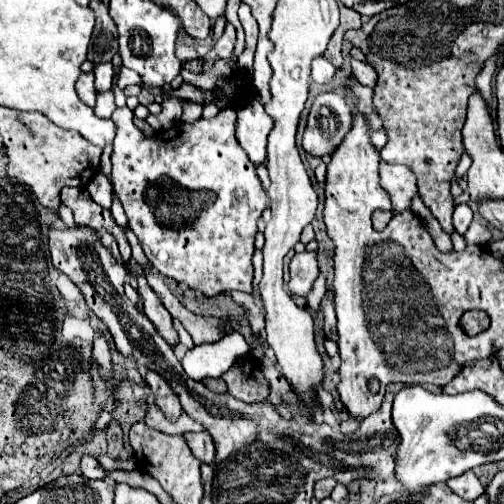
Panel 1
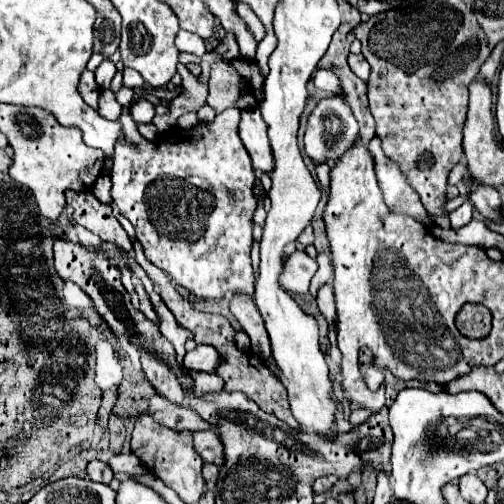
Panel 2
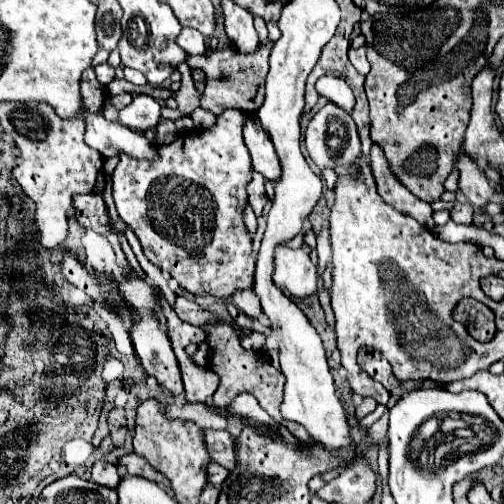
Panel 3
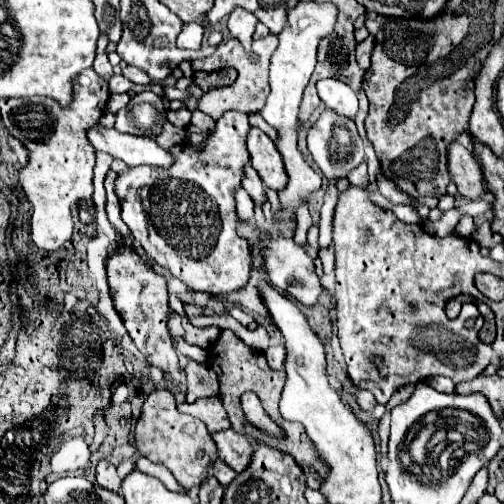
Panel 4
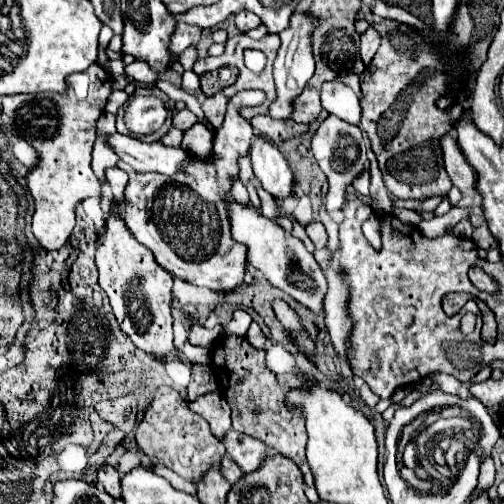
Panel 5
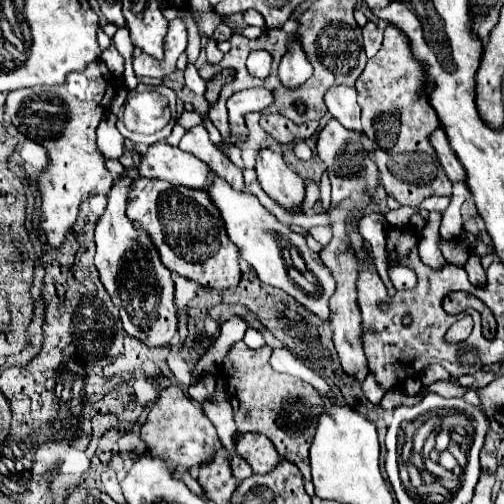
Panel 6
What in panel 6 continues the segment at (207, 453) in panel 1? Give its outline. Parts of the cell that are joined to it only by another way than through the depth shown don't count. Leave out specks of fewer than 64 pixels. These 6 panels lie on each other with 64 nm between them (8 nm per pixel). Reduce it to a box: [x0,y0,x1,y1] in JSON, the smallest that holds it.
[238,434,282,474]

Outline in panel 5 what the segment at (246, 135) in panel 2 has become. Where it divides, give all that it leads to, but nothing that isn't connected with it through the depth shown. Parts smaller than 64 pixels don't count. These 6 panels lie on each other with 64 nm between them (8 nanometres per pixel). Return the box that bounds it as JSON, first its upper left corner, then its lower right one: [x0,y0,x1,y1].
[250,136,294,198]

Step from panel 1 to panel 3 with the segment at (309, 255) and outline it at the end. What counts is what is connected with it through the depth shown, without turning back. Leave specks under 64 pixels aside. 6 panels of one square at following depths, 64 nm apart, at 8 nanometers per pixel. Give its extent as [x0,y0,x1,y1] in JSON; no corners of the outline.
[272,244,316,298]

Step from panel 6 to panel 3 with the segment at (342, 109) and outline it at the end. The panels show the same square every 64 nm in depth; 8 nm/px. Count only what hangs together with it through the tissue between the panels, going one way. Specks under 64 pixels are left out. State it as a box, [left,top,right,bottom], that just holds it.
[316,76,356,112]

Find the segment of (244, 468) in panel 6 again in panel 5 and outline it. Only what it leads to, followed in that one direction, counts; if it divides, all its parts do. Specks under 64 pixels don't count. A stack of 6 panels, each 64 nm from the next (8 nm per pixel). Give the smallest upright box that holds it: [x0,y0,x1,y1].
[220,456,244,484]

